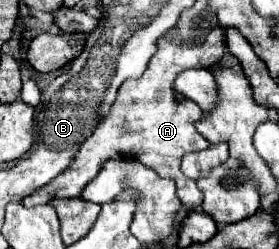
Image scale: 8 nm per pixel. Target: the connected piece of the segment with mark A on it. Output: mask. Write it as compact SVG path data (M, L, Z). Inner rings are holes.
M213 26L207 34L205 42L197 46L177 46L169 40L157 40L157 52L149 60L149 66L145 74L137 80L127 80L117 92L117 100L113 102L111 110L101 118L95 132L83 142L79 152L75 154L75 162L71 162L71 170L67 174L59 174L55 182L49 182L49 186L41 186L35 190L35 194L29 194L21 200L23 206L39 206L49 204L53 198L75 198L81 196L81 190L89 180L93 180L105 160L139 160L145 166L151 166L157 170L159 176L171 178L177 184L177 196L185 206L193 206L197 210L203 202L203 194L197 188L195 180L187 178L181 172L181 160L183 154L189 154L191 150L203 150L209 146L209 142L195 130L195 122L203 116L203 110L191 102L191 100L179 100L173 90L175 78L187 70L187 68L205 68L215 66L225 48L225 32L221 26Z

